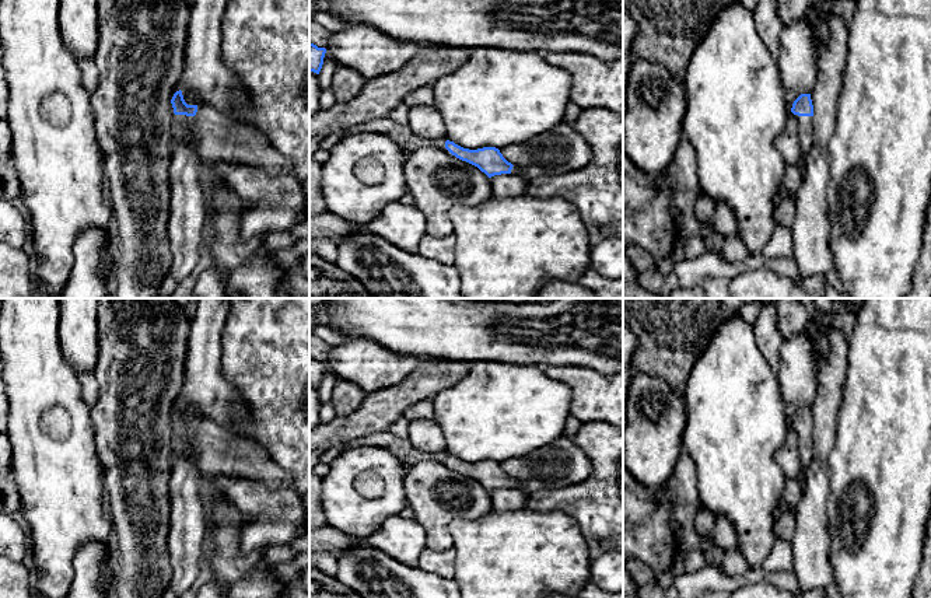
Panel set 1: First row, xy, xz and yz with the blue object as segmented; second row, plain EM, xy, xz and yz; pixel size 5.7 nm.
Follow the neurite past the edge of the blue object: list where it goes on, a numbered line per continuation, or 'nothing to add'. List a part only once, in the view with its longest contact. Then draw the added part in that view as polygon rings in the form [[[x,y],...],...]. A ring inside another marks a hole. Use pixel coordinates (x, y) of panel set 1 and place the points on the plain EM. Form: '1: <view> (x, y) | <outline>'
1: xy (216, 450) | [[[204,416],[197,417],[195,430],[174,427],[172,452],[174,457],[193,457],[202,478],[221,473],[251,478],[266,485],[293,486],[291,476],[273,461],[265,447]]]

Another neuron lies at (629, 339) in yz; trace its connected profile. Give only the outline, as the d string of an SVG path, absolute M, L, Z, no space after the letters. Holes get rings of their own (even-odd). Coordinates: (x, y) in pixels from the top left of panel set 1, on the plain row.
M623 324L623 433L629 423L627 401L629 401L630 382L634 374L631 367L631 357L636 349L637 349L637 338L629 329L629 326Z

